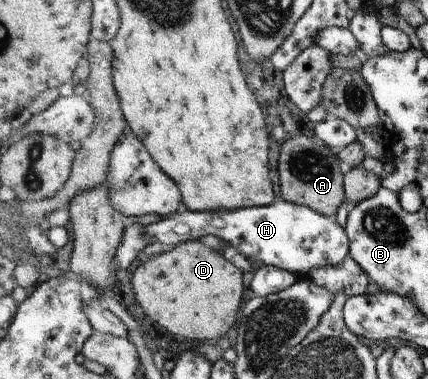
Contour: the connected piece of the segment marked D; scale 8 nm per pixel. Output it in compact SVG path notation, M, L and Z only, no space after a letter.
M201 240L179 244L175 249L152 256L135 271L134 293L143 310L172 335L187 339L221 339L241 312L243 273L223 252Z

